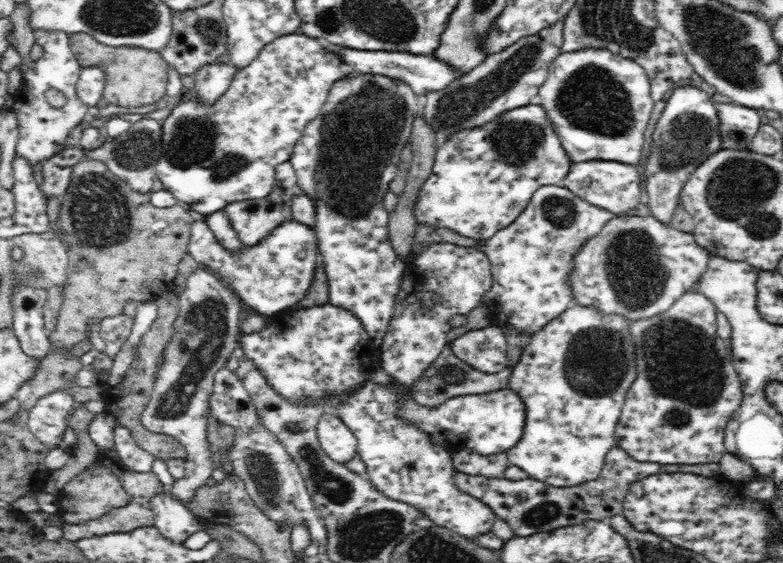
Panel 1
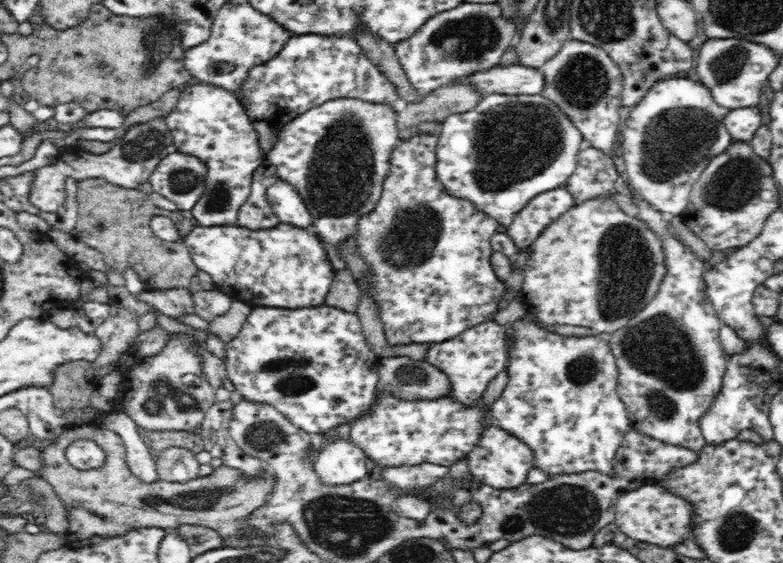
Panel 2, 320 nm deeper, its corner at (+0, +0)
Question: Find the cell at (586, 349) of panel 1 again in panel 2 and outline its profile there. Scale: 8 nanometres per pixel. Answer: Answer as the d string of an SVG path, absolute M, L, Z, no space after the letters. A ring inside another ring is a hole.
M527 316L515 320L512 324L506 326L507 342L506 354L508 360L506 364L506 375L508 375L508 384L504 386L500 398L496 399L490 406L491 415L494 418L494 425L503 428L506 432L516 436L522 442L525 442L534 451L534 466L547 472L552 477L560 474L572 474L584 472L586 470L596 470L607 474L612 468L612 462L615 460L618 447L621 445L624 434L631 429L630 417L626 405L620 400L616 386L618 384L618 369L616 368L616 359L612 355L610 345L600 335L587 337L566 337L560 333L550 332L536 321L529 320Z

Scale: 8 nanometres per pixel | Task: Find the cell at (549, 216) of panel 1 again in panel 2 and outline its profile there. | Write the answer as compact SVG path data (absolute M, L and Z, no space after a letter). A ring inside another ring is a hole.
M565 187L542 192L514 214L512 222L506 227L508 236L518 248L528 248L554 218L568 212L574 204L575 198Z

